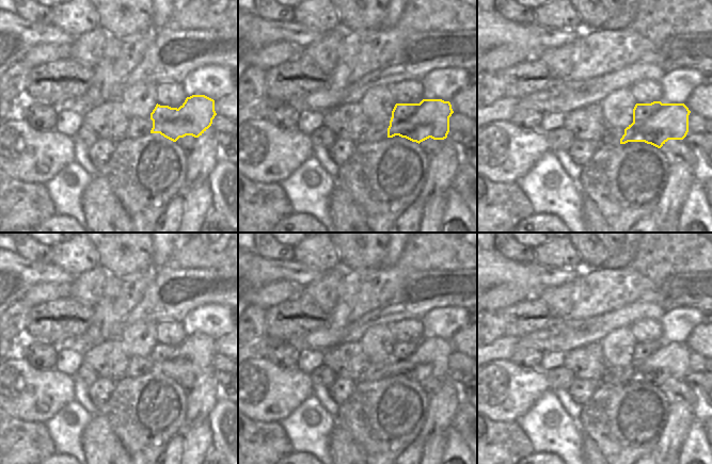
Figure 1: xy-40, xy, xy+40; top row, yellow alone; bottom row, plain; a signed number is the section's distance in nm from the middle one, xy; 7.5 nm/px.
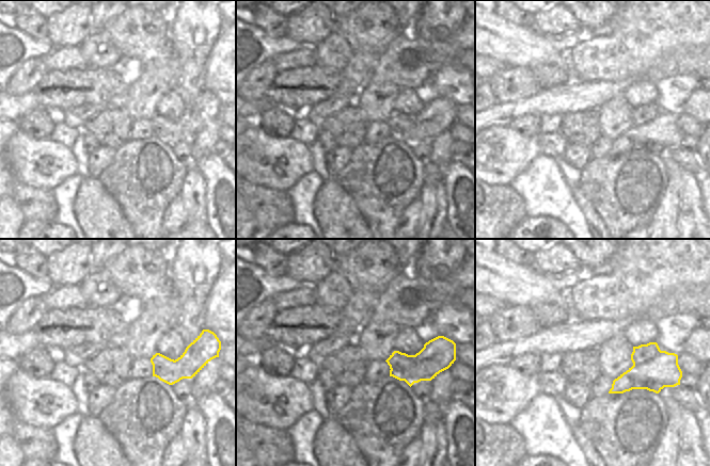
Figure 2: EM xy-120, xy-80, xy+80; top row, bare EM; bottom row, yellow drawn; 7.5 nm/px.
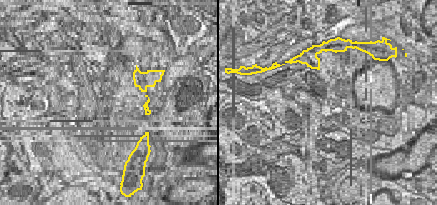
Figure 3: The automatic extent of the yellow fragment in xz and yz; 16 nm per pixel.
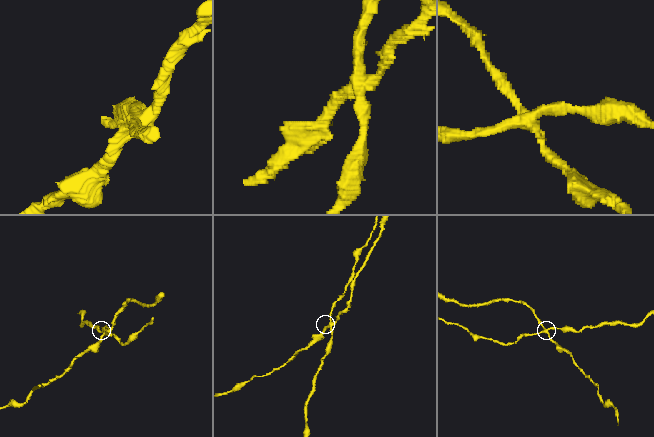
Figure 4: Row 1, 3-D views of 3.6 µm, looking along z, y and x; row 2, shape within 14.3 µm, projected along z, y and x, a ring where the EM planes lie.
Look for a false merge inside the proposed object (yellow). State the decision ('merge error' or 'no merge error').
merge error

